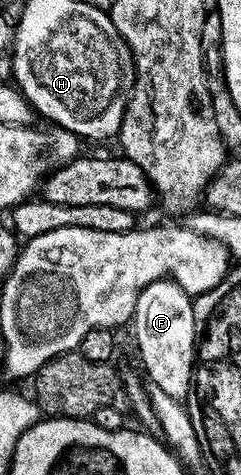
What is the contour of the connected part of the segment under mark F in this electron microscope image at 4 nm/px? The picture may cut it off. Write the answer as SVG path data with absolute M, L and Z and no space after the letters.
M170 278L154 281L138 295L133 318L135 345L139 348L139 361L150 379L165 394L182 402L191 392L197 344L194 333L194 315L197 312L193 299Z

